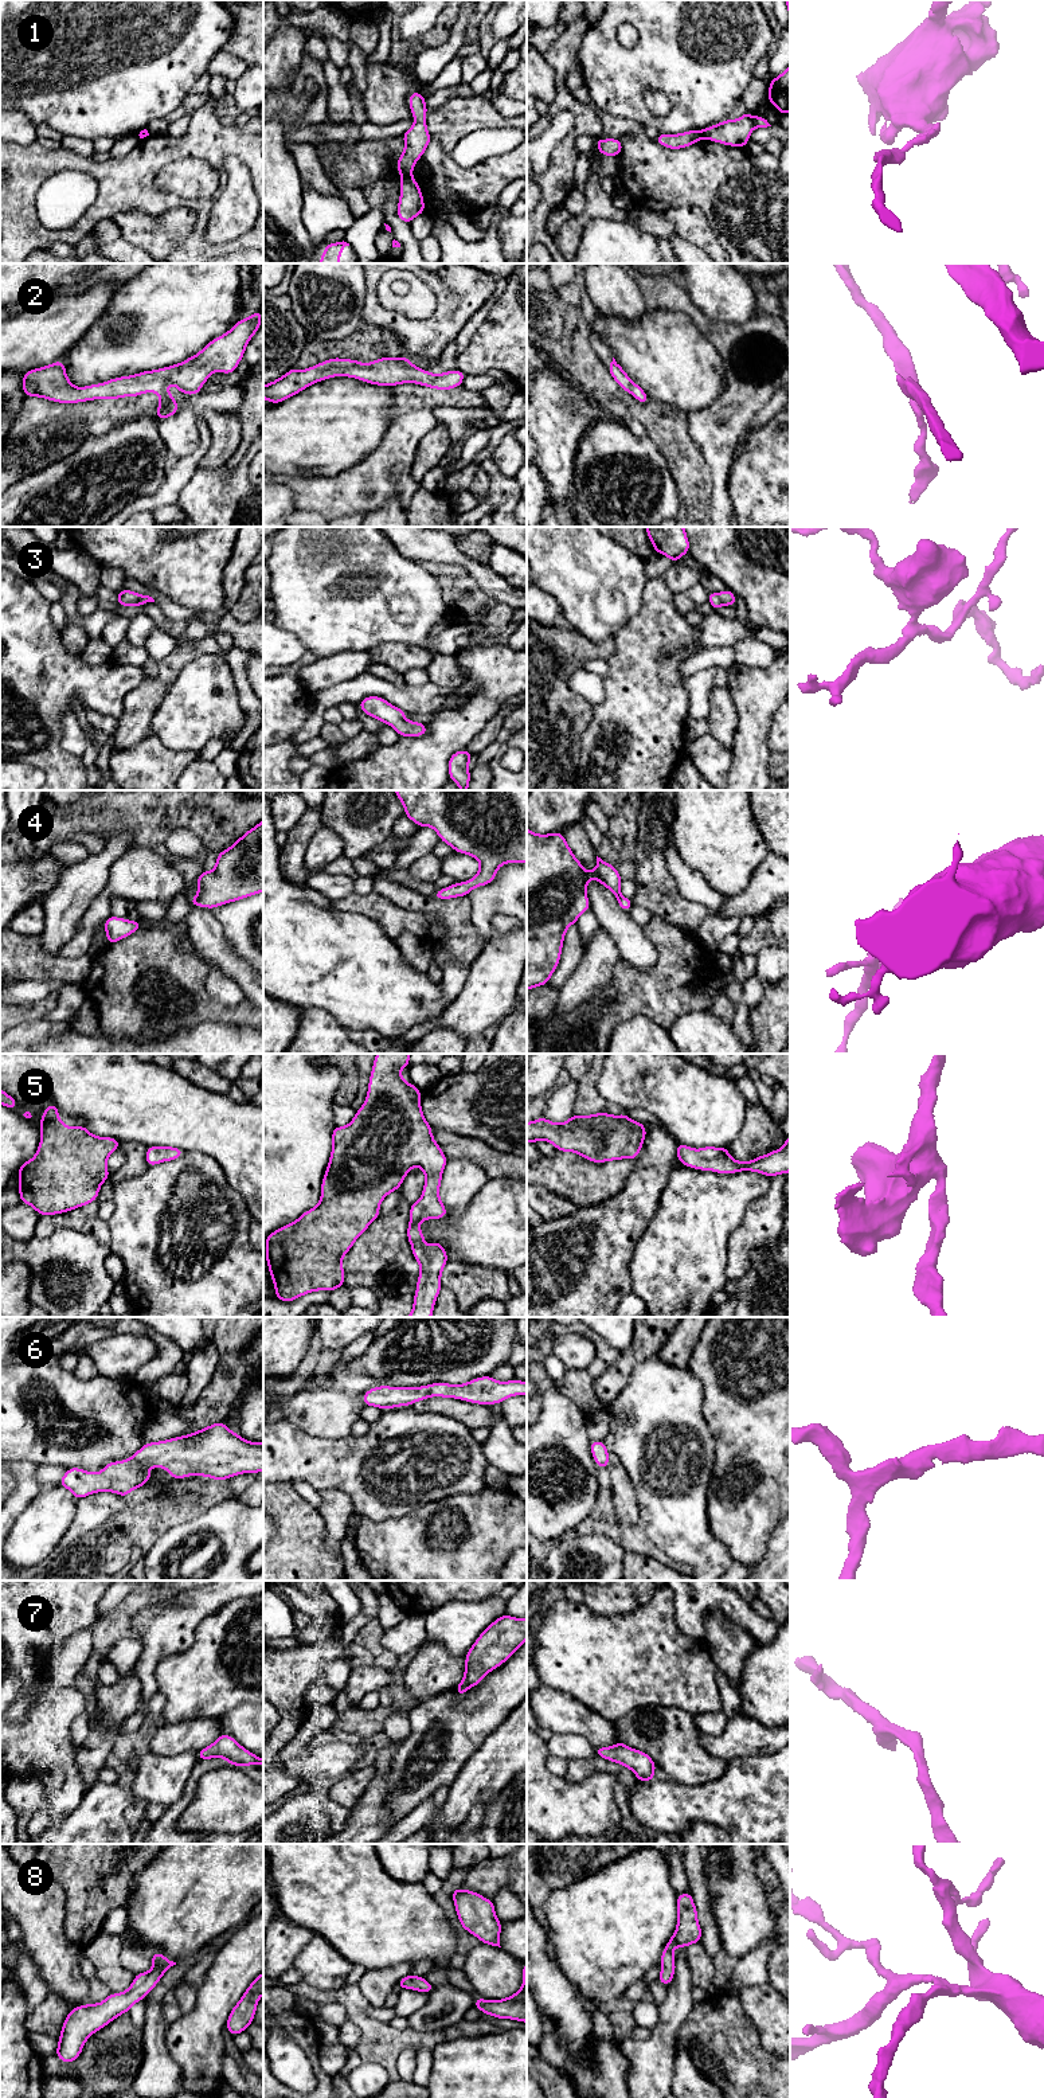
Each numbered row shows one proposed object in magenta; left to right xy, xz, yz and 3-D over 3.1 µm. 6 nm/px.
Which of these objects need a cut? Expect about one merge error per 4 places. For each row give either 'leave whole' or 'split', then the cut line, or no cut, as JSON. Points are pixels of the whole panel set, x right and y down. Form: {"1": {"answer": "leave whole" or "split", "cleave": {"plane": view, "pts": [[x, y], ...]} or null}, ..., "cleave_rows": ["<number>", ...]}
{"1": {"answer": "split", "cleave": {"plane": "xz", "pts": [[402, 175], [410, 176]]}}, "2": {"answer": "leave whole", "cleave": null}, "3": {"answer": "leave whole", "cleave": null}, "4": {"answer": "leave whole", "cleave": null}, "5": {"answer": "leave whole", "cleave": null}, "6": {"answer": "leave whole", "cleave": null}, "7": {"answer": "leave whole", "cleave": null}, "8": {"answer": "leave whole", "cleave": null}, "cleave_rows": ["1"]}

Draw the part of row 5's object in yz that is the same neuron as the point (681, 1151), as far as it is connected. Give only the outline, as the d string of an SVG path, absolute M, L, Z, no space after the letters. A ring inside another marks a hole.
M790 1136L786 1137L783 1148L758 1156L752 1161L734 1160L727 1146L693 1149L688 1145L677 1144L676 1156L684 1167L700 1171L713 1171L716 1173L751 1171L773 1177L790 1172Z

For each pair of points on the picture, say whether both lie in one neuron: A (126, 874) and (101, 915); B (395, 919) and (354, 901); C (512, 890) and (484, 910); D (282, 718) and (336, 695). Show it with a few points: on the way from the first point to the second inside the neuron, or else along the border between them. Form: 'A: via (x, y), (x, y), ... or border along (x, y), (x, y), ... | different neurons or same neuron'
A: via (116, 885), (101, 901), (101, 905) | same neuron
B: via (384, 913), (372, 905), (364, 905) | same neuron
C: via (505, 895), (496, 898), (491, 903) | same neuron
D: border along (311, 694), (308, 718), (294, 733) | different neurons

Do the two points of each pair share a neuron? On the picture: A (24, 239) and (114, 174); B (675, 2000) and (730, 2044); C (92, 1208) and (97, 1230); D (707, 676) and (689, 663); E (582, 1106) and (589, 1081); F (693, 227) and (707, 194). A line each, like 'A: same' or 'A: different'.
A: same
B: different
C: same
D: different
E: same
F: different

